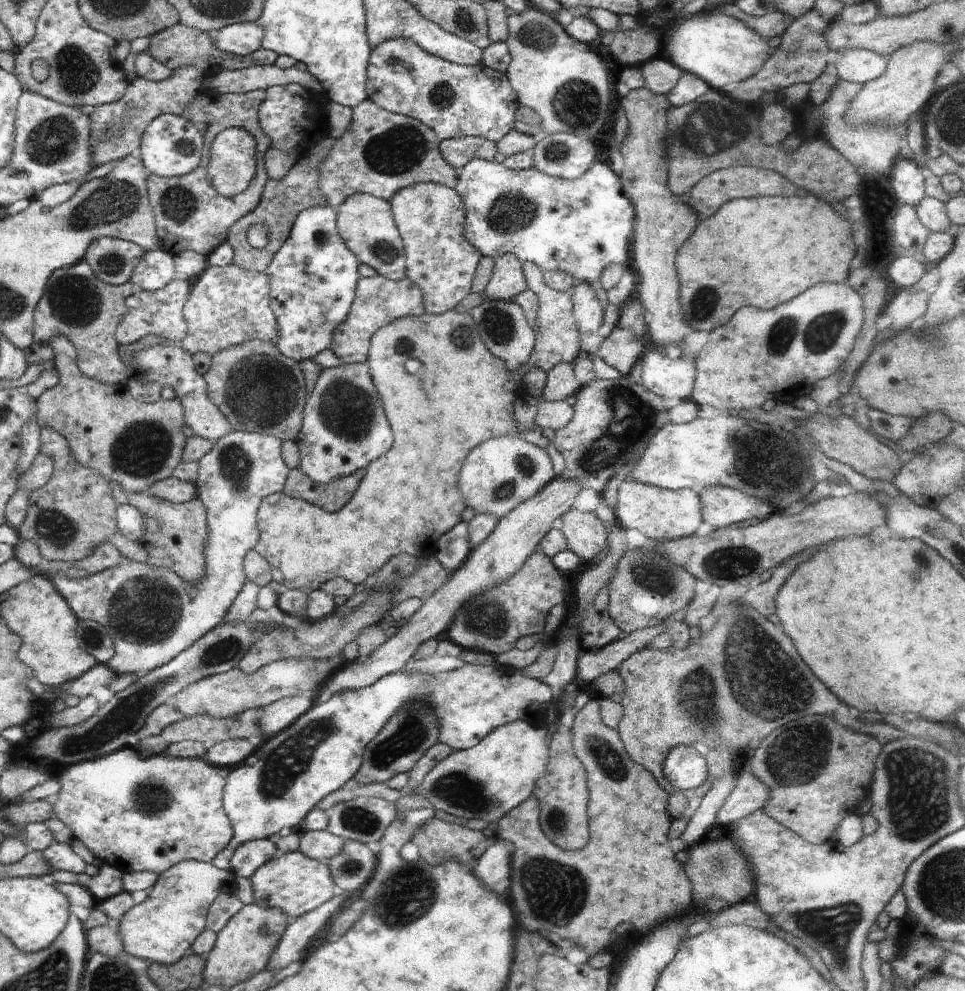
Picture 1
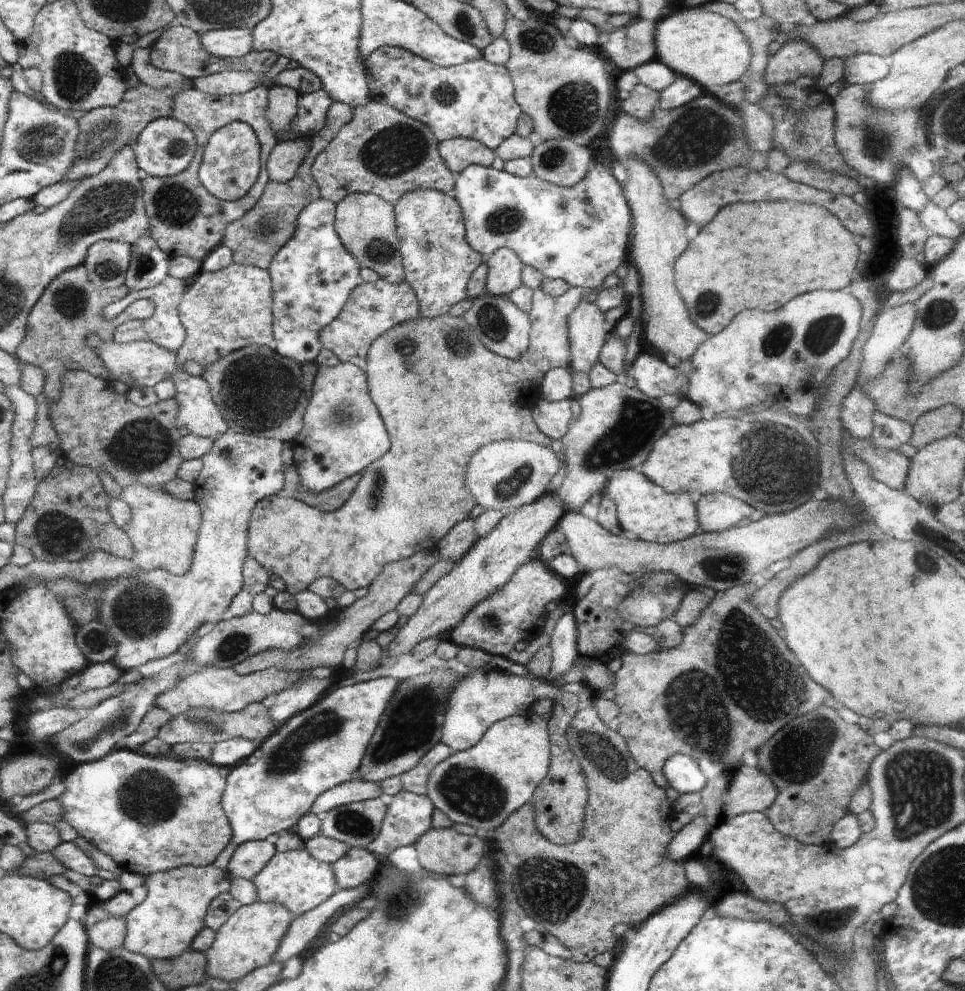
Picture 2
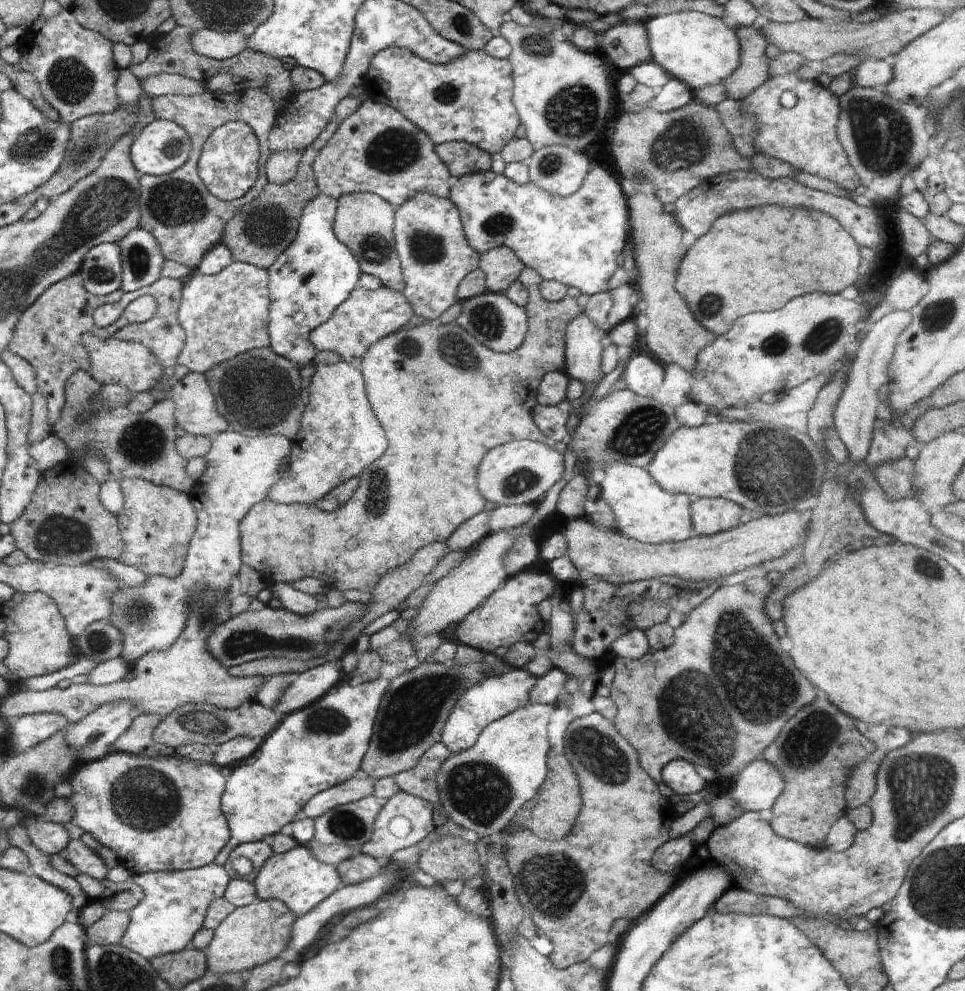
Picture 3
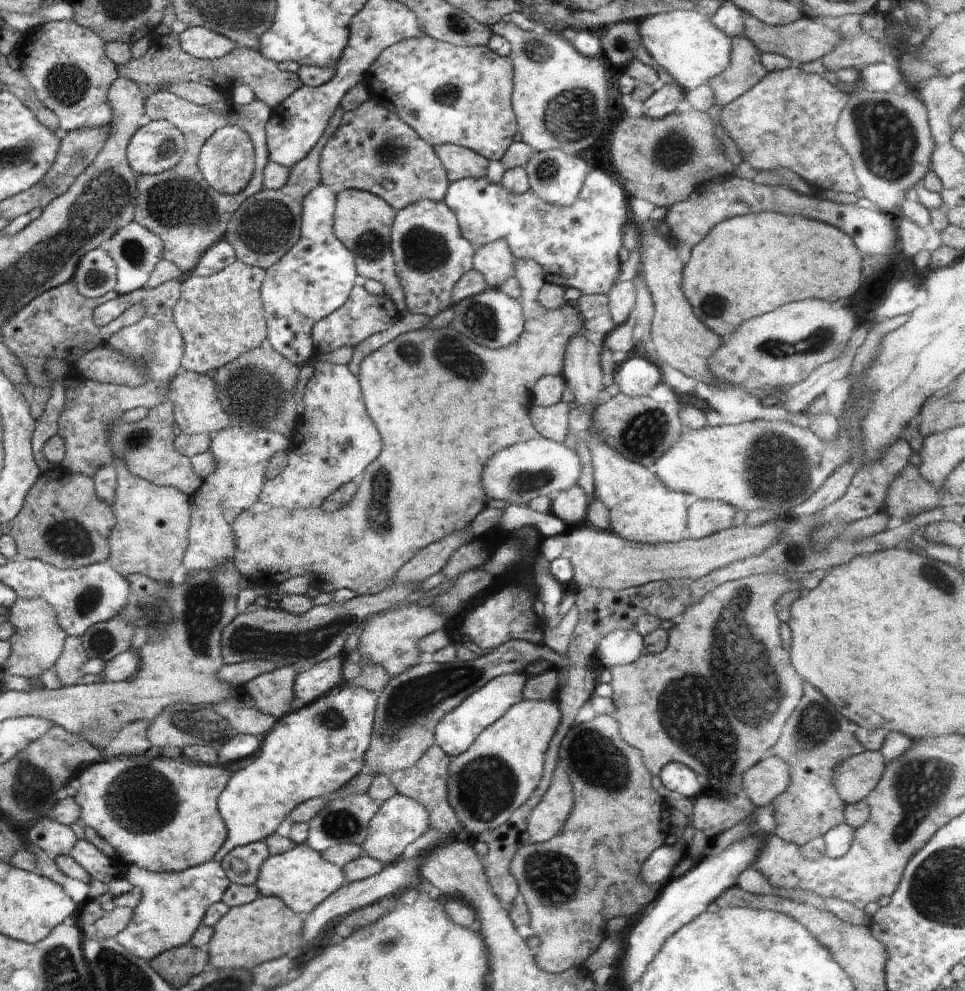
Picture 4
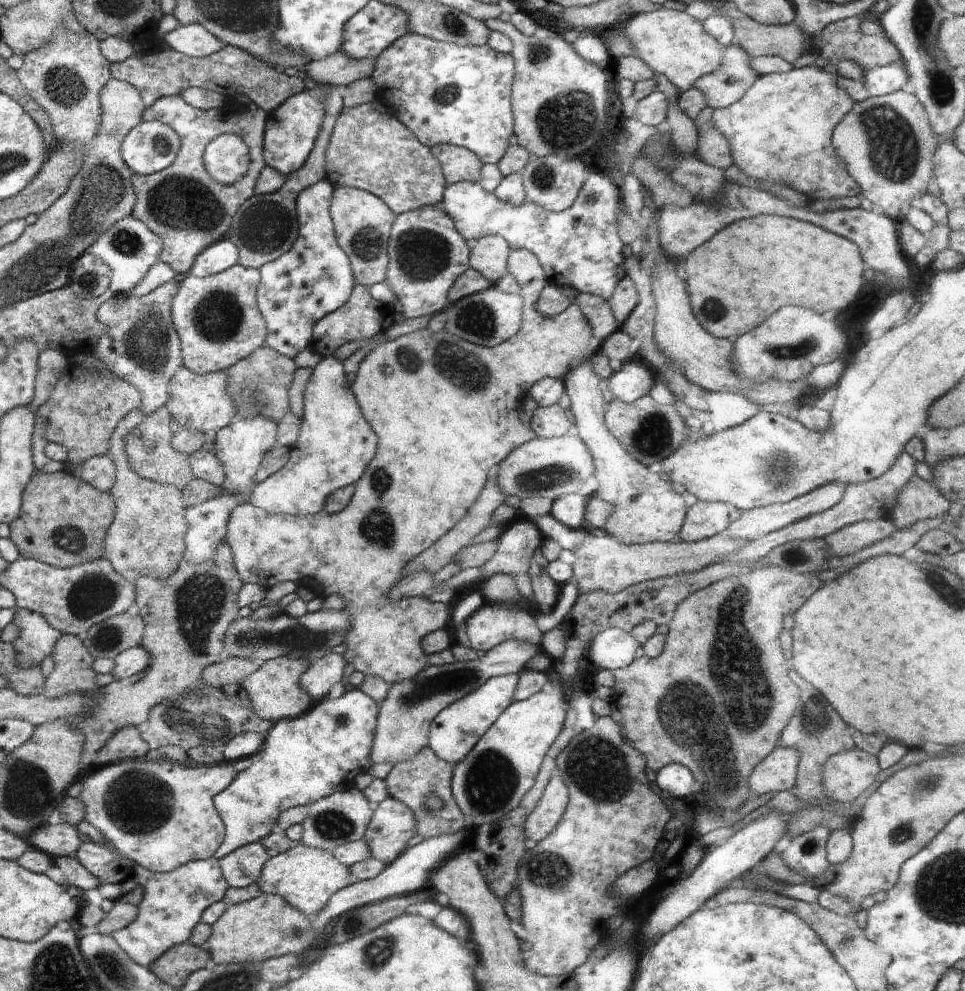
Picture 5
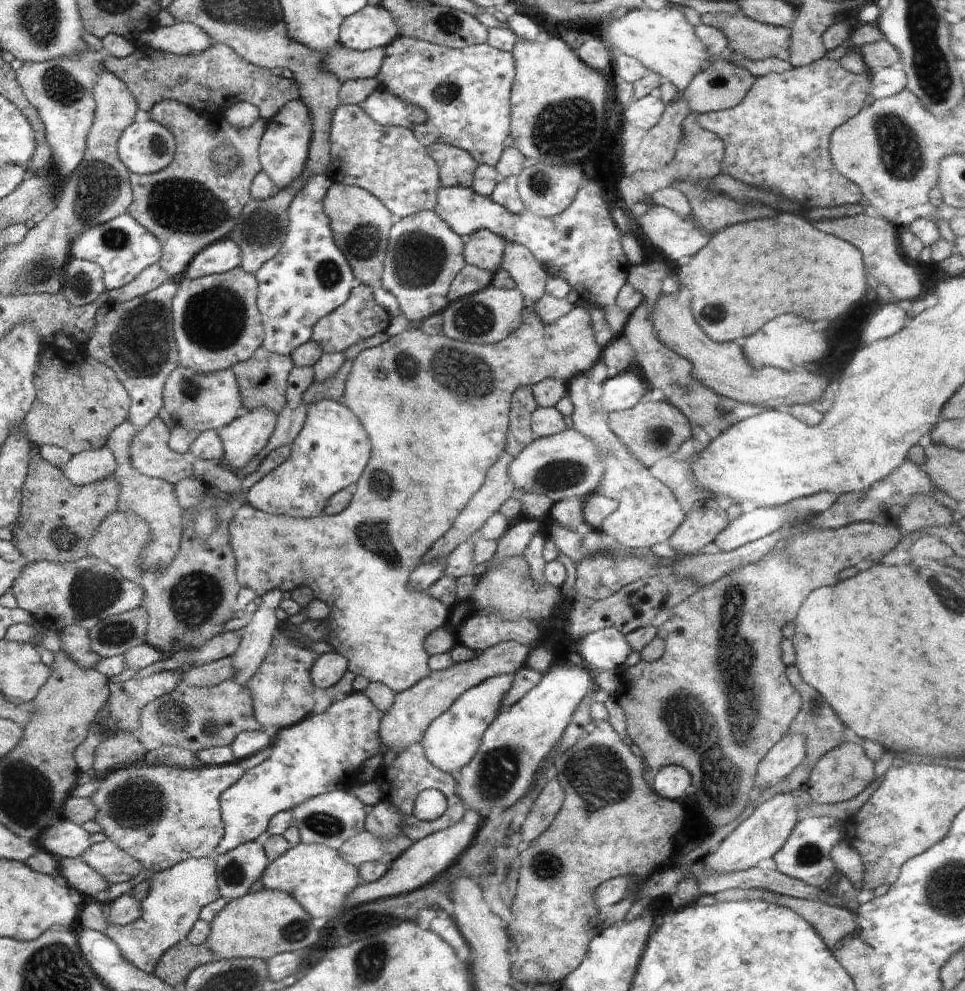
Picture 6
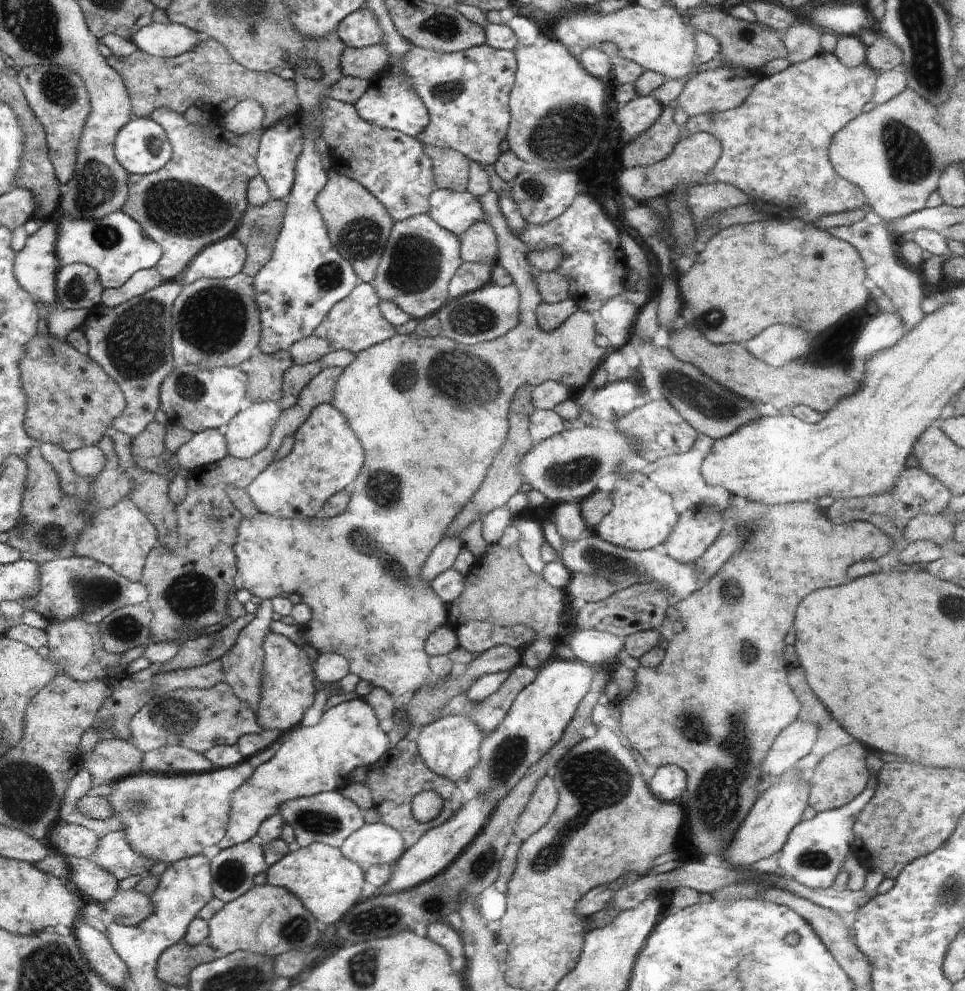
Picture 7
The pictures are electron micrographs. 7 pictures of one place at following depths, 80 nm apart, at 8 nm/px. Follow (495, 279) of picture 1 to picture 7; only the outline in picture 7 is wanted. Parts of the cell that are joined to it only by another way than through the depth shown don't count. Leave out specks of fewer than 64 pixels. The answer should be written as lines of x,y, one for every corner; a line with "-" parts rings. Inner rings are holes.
480,221
468,229
461,238
461,259
464,263
496,266
499,246
494,229

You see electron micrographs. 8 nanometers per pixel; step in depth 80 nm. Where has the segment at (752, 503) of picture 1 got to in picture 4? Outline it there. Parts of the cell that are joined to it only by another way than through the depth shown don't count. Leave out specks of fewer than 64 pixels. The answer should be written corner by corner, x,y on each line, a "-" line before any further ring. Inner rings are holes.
696,500
688,508
688,530
692,538
710,536
718,530
730,528
736,510
720,500

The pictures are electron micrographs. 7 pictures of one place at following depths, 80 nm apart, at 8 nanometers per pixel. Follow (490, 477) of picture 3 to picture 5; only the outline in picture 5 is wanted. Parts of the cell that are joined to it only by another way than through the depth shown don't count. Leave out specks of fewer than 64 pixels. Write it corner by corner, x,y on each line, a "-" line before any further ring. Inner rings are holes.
571,430
562,437
536,437
512,450
506,460
498,464
496,486
506,497
544,497
555,501
561,496
577,493
578,490
582,492
584,484
594,474
593,460
587,446
576,436
576,432

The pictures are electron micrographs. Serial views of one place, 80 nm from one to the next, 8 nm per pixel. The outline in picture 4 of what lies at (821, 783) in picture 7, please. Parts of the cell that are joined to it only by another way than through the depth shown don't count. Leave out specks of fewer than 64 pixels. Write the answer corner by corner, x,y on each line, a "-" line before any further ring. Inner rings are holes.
864,750
840,762
832,776
834,786
846,805
864,800
880,782
887,760
880,752

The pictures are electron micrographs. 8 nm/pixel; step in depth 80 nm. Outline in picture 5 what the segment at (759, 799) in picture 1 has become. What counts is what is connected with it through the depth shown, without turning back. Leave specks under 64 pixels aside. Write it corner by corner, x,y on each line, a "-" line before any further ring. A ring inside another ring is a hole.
778,746
749,775
747,786
750,794
764,797
775,796
781,791
791,792
797,782
799,761
799,753
795,749

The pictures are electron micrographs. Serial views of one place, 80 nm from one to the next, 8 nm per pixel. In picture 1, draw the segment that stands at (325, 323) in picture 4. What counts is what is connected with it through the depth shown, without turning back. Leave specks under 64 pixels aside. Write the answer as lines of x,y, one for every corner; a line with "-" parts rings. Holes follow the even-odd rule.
376,273
373,277
358,279
355,299
346,320
334,331
331,349
344,364
366,363
372,335
383,326
403,316
420,316
425,313
423,292
411,278
390,280

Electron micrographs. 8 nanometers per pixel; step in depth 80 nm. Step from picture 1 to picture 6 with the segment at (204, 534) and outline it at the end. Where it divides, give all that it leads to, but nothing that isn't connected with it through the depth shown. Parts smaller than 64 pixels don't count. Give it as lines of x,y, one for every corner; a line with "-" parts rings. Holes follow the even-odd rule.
126,420
122,425
110,434
110,440
106,446
112,451
117,464
115,478
122,484
120,498
118,500
122,511
136,512
140,518
143,518
150,527
151,537
145,544
145,547
137,558
137,566
144,574
145,572
162,571
178,556
178,546
180,540
183,540
184,528
182,528
182,510
176,502
174,496
174,485
155,479
144,474
140,469
134,466
132,462
130,448
132,439
139,430
134,423

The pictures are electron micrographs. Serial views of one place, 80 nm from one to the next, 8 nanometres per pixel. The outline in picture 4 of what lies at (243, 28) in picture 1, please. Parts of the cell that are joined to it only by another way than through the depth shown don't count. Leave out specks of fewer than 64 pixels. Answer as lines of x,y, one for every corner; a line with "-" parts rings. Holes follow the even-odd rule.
189,27
188,30
176,36
180,46
187,54
198,59
216,59
226,56
234,48
241,48
241,44
236,44
224,36
220,36
206,27

